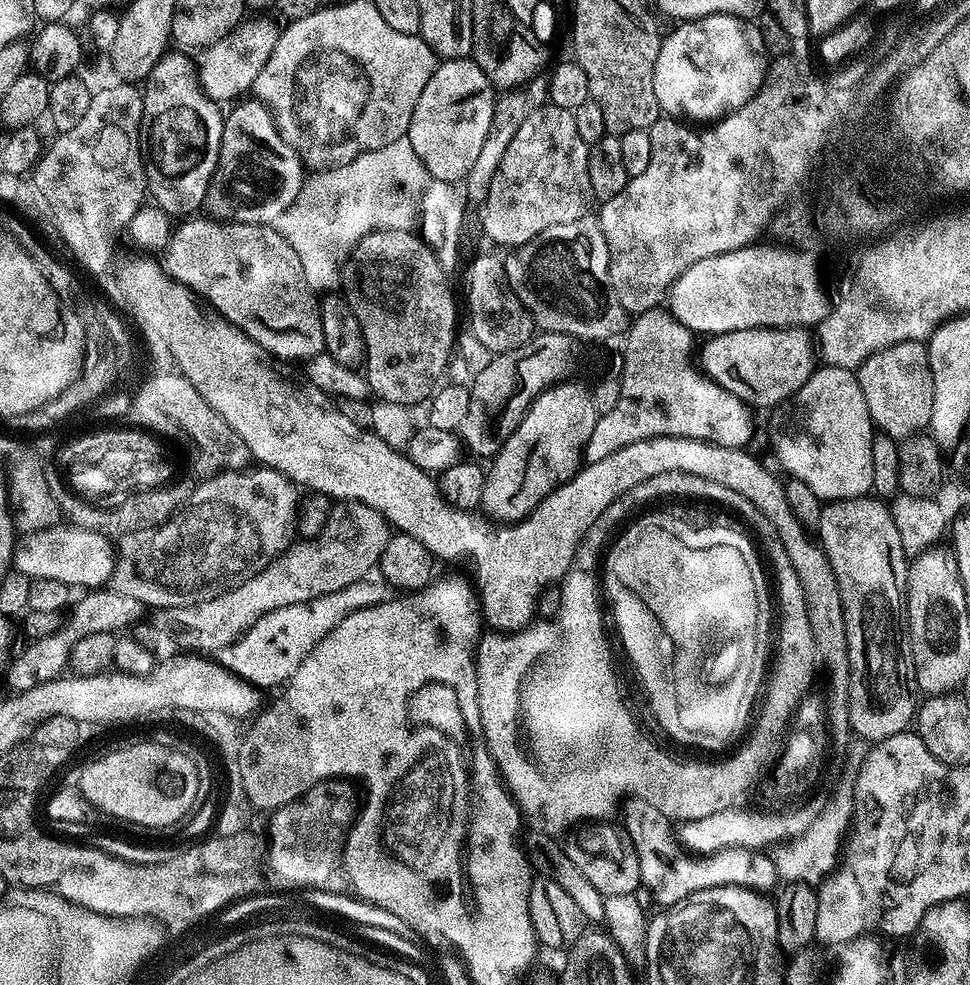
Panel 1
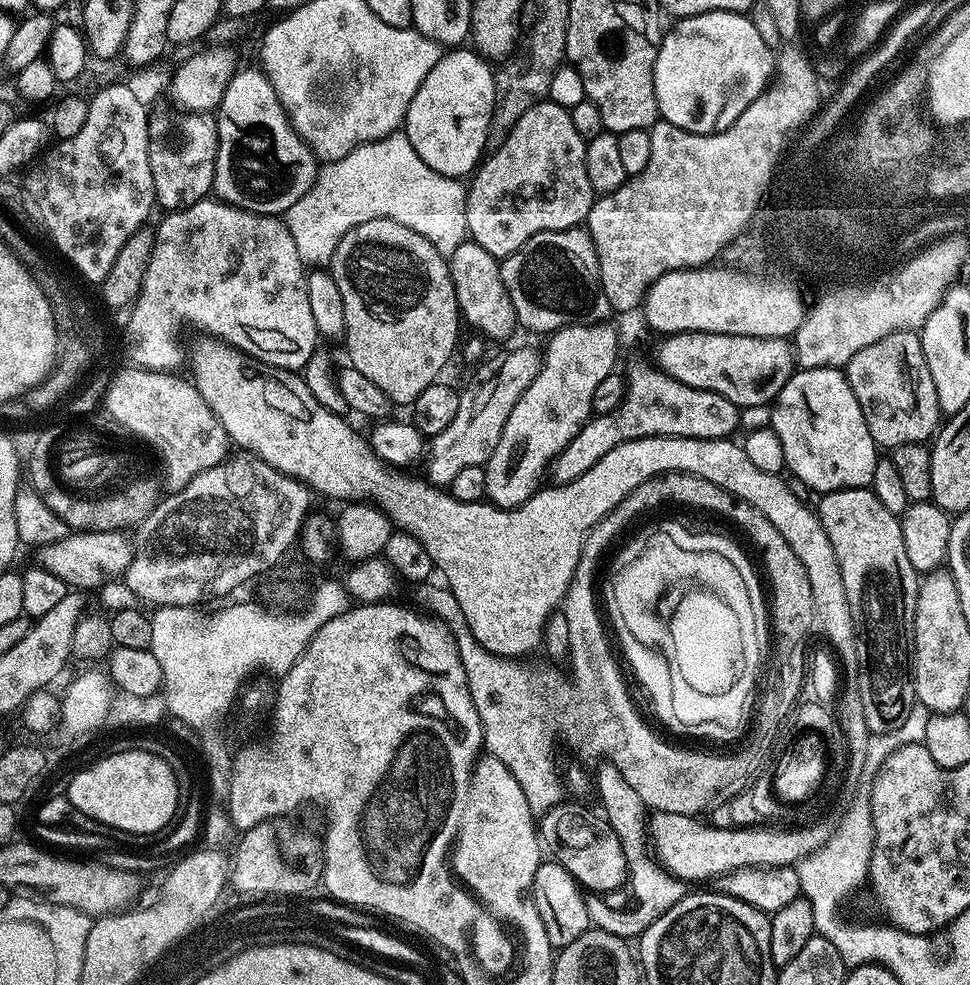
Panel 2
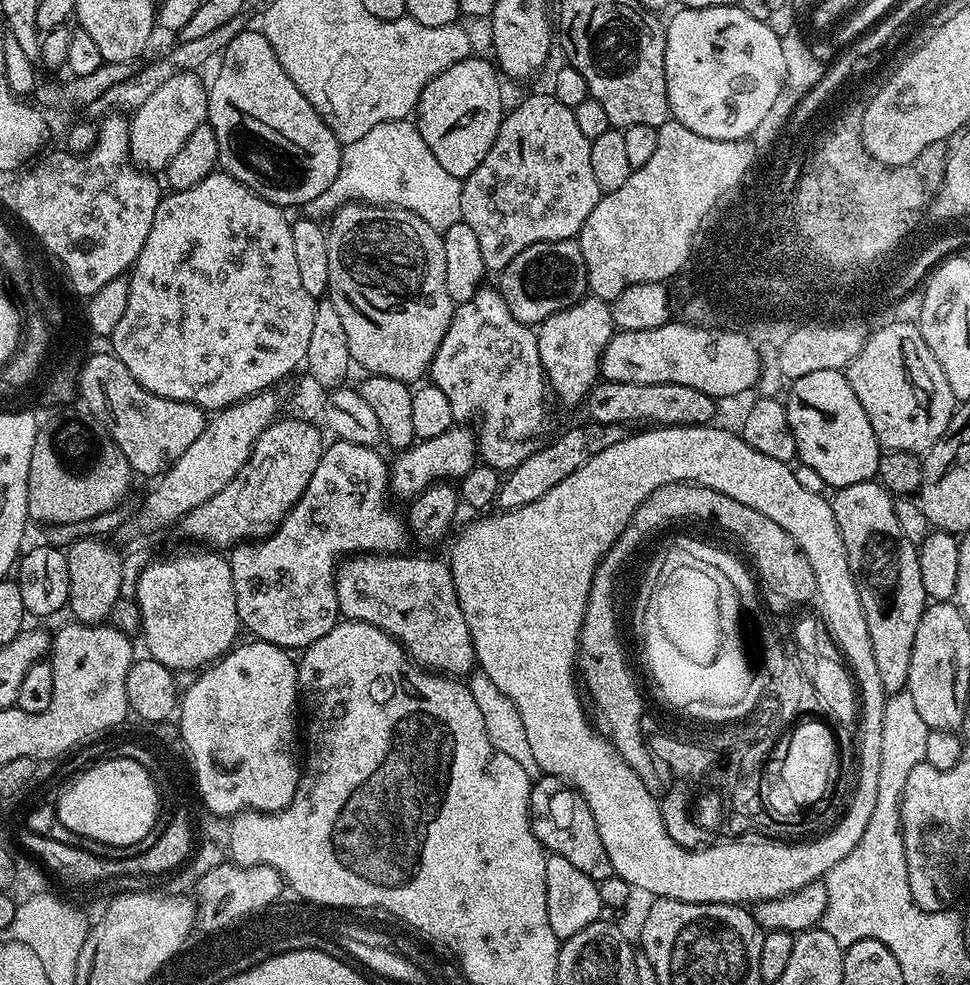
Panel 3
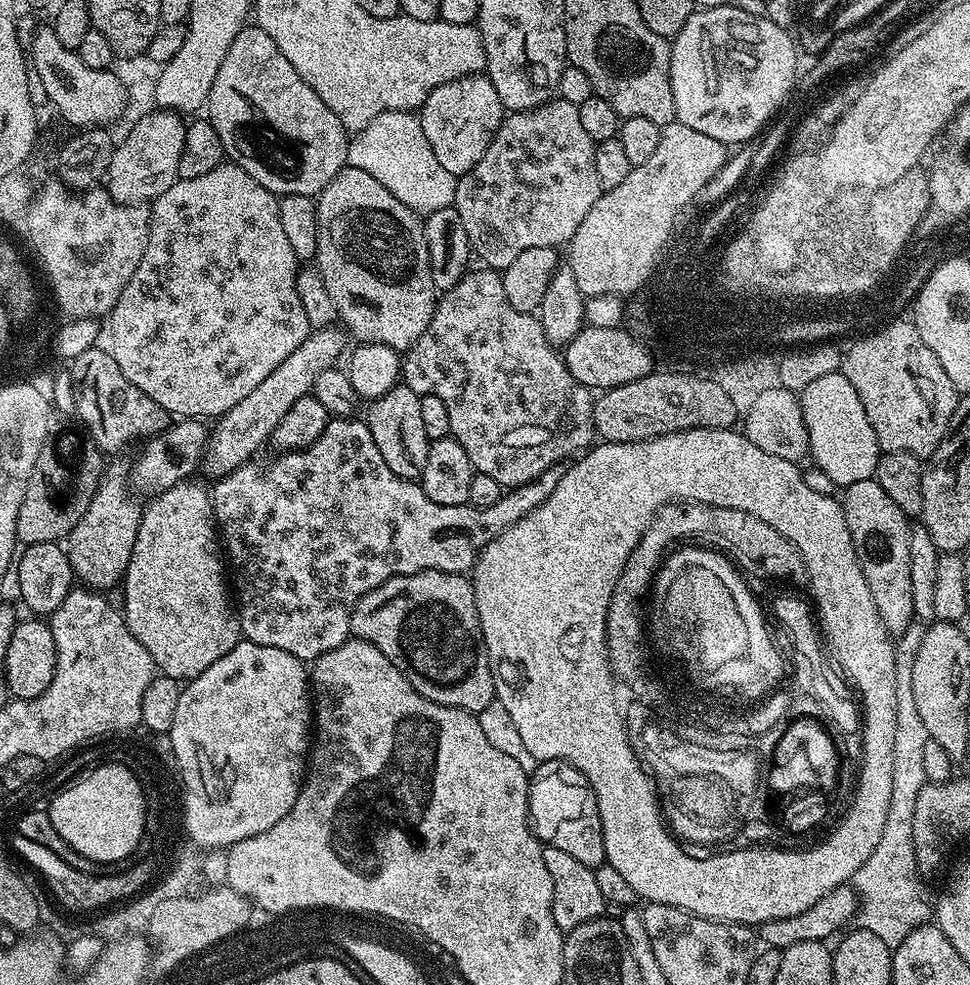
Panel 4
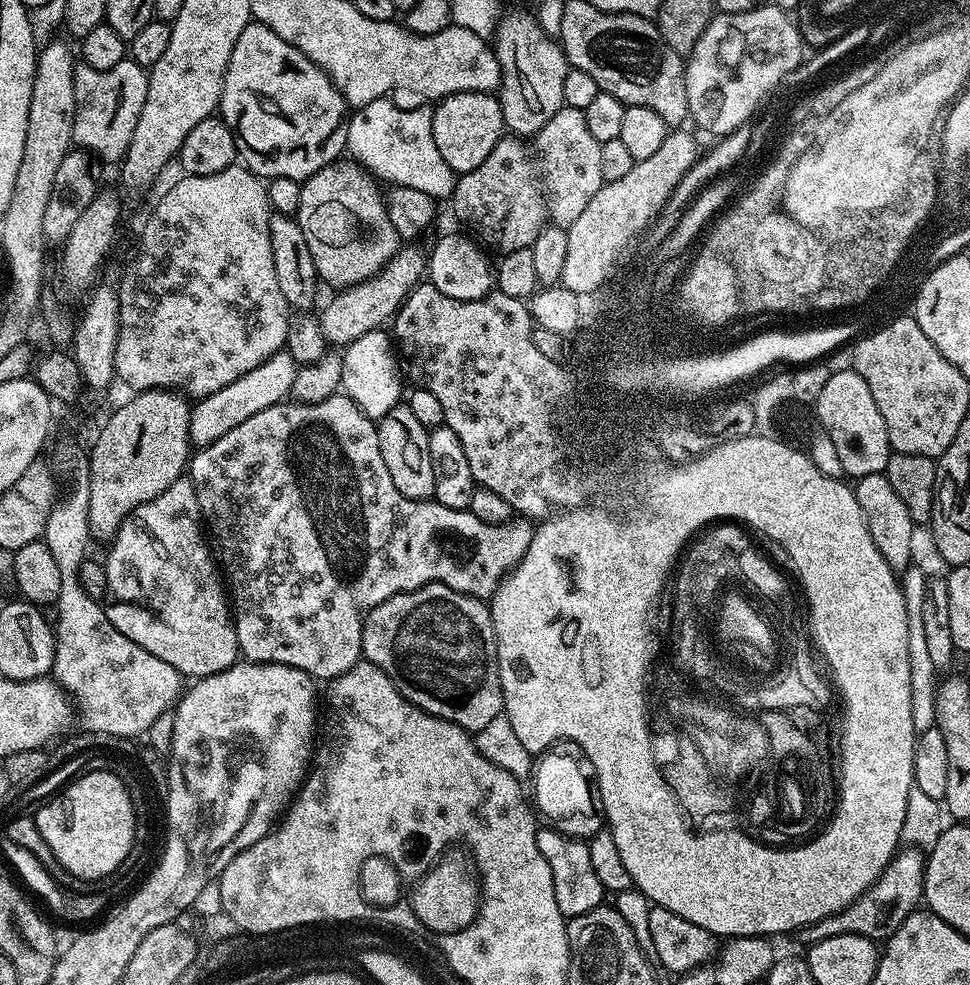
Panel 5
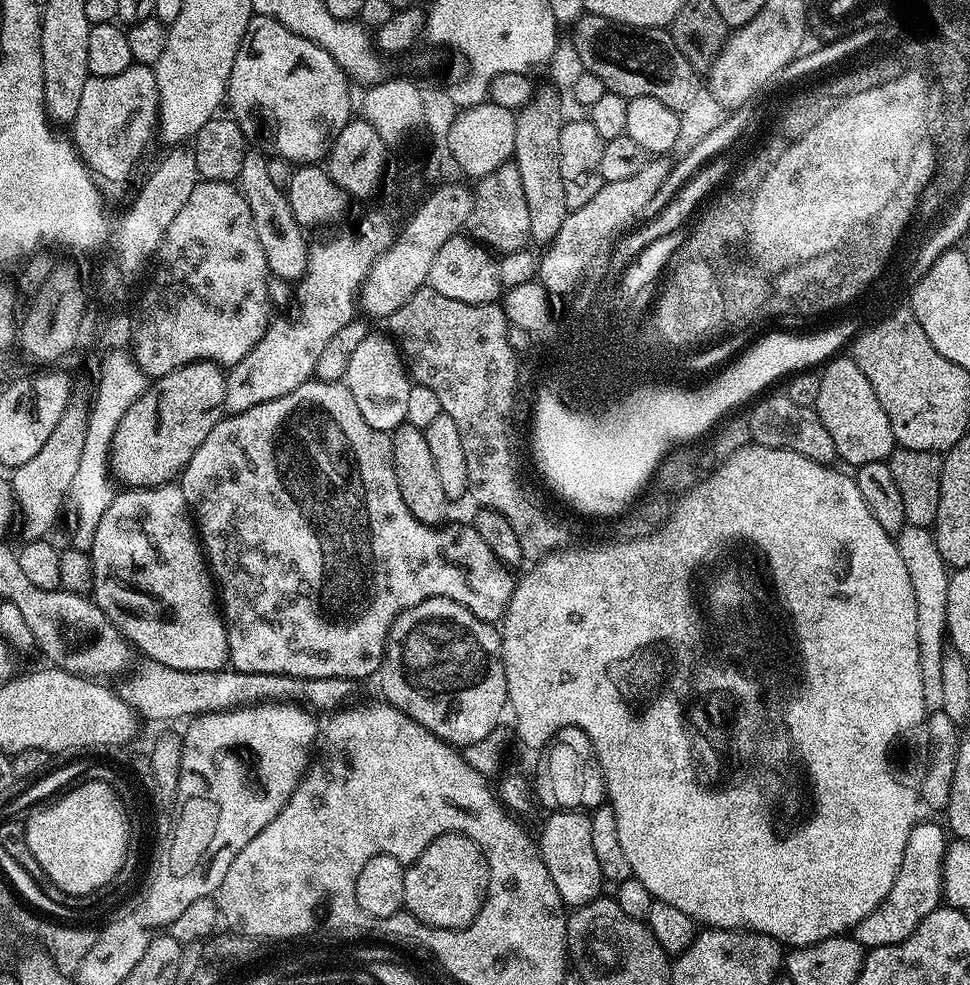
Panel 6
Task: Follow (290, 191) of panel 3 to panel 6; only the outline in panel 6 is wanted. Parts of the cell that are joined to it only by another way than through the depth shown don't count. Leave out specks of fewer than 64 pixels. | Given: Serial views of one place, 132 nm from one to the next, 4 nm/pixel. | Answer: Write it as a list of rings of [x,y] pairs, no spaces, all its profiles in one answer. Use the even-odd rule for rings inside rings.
[[[253,15],[252,21],[246,26],[242,46],[238,46],[234,70],[230,70],[226,104],[232,107],[231,119],[239,124],[249,141],[261,140],[265,144],[263,147],[273,157],[290,160],[293,165],[312,166],[327,157],[338,134],[342,134],[348,121],[353,119],[354,100],[352,104],[348,84],[349,77],[345,76],[338,62],[334,62],[334,58],[322,50],[322,46],[286,30],[286,26],[274,18]]]

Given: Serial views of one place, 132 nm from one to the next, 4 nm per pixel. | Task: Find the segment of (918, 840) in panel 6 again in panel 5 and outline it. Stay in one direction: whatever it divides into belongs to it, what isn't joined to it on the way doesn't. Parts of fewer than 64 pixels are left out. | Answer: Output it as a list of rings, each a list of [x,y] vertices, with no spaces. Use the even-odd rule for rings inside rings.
[[[916,850],[904,851],[893,856],[882,875],[853,904],[799,929],[798,937],[800,936],[804,946],[811,946],[822,942],[822,938],[834,938],[834,934],[847,932],[865,936],[877,942],[887,941],[889,936],[894,935],[898,926],[906,922],[908,915],[921,907],[924,894],[925,857]]]

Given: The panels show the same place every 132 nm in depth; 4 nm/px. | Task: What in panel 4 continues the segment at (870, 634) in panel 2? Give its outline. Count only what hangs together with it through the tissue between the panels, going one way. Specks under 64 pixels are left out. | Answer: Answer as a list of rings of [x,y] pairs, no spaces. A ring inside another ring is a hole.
[[[874,478],[847,485],[843,492],[846,526],[854,542],[854,554],[858,554],[858,562],[862,566],[866,586],[870,586],[870,598],[874,598],[878,618],[882,618],[889,634],[905,632],[914,620],[914,598],[910,594],[909,517],[898,510],[898,505]]]

